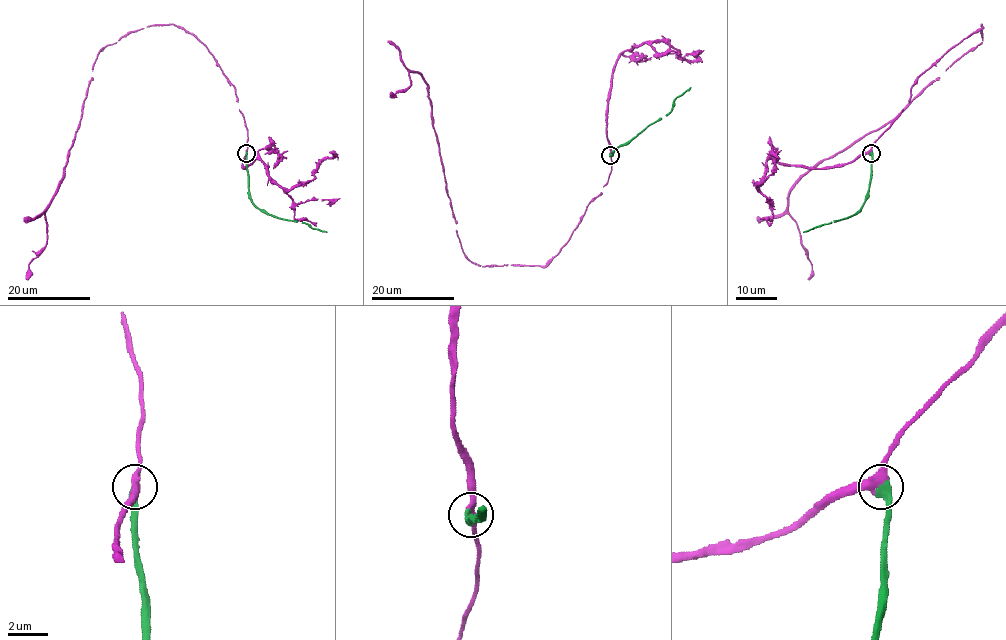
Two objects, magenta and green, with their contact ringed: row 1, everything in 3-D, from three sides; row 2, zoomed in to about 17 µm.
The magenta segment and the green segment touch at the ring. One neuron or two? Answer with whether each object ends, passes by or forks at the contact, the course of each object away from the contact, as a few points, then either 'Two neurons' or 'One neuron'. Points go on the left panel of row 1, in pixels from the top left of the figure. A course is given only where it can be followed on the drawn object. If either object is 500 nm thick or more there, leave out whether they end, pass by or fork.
At the ring magenta passes by. At the ring green ends. Course of magenta: (246, 153), (235, 87), (197, 38), (173, 24), (127, 33), (93, 66), (46, 212), (47, 243), (27, 280). Course of green: (246, 153), (249, 197), (257, 206), (275, 217), (303, 222), (326, 232). One neuron

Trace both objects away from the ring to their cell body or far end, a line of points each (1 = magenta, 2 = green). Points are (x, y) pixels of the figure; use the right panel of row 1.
1: (870, 153), (923, 73), (981, 24), (982, 42), (892, 119), (795, 185), (788, 212), (811, 265), (808, 280)
2: (870, 153), (868, 197), (862, 206), (850, 217), (803, 232)

